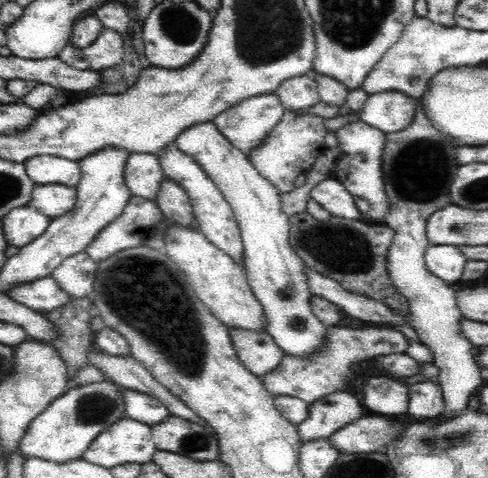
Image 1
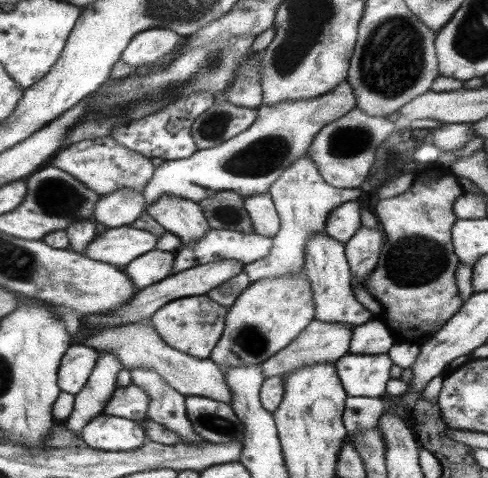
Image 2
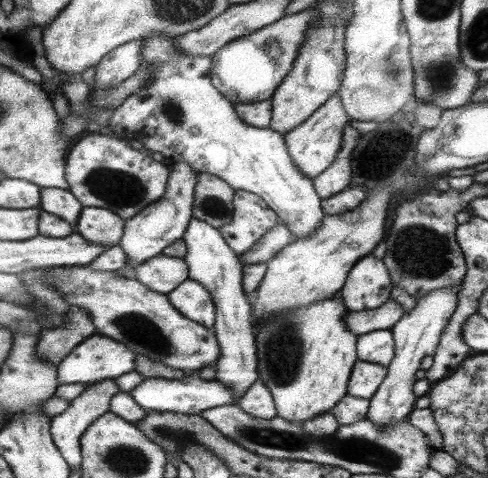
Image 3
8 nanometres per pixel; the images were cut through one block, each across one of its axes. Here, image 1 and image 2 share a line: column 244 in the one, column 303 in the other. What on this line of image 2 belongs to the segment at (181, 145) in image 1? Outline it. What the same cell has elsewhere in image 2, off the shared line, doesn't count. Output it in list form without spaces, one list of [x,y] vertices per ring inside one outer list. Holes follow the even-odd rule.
[[[304,152],[271,184],[268,193],[279,218],[279,230],[272,238],[267,256],[243,265],[242,272],[247,275],[249,285],[261,279],[297,275],[303,269],[305,241],[313,235],[323,235],[329,213],[345,202],[358,200],[362,192],[359,188],[335,189],[327,184]]]

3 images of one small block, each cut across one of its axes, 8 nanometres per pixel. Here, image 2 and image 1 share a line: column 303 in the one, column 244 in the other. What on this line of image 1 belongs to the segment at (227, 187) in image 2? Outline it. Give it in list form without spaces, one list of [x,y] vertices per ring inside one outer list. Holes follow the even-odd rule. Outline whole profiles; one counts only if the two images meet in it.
[[[274,92],[248,97],[220,112],[213,120],[228,141],[247,156],[247,152],[264,140],[284,113]]]

